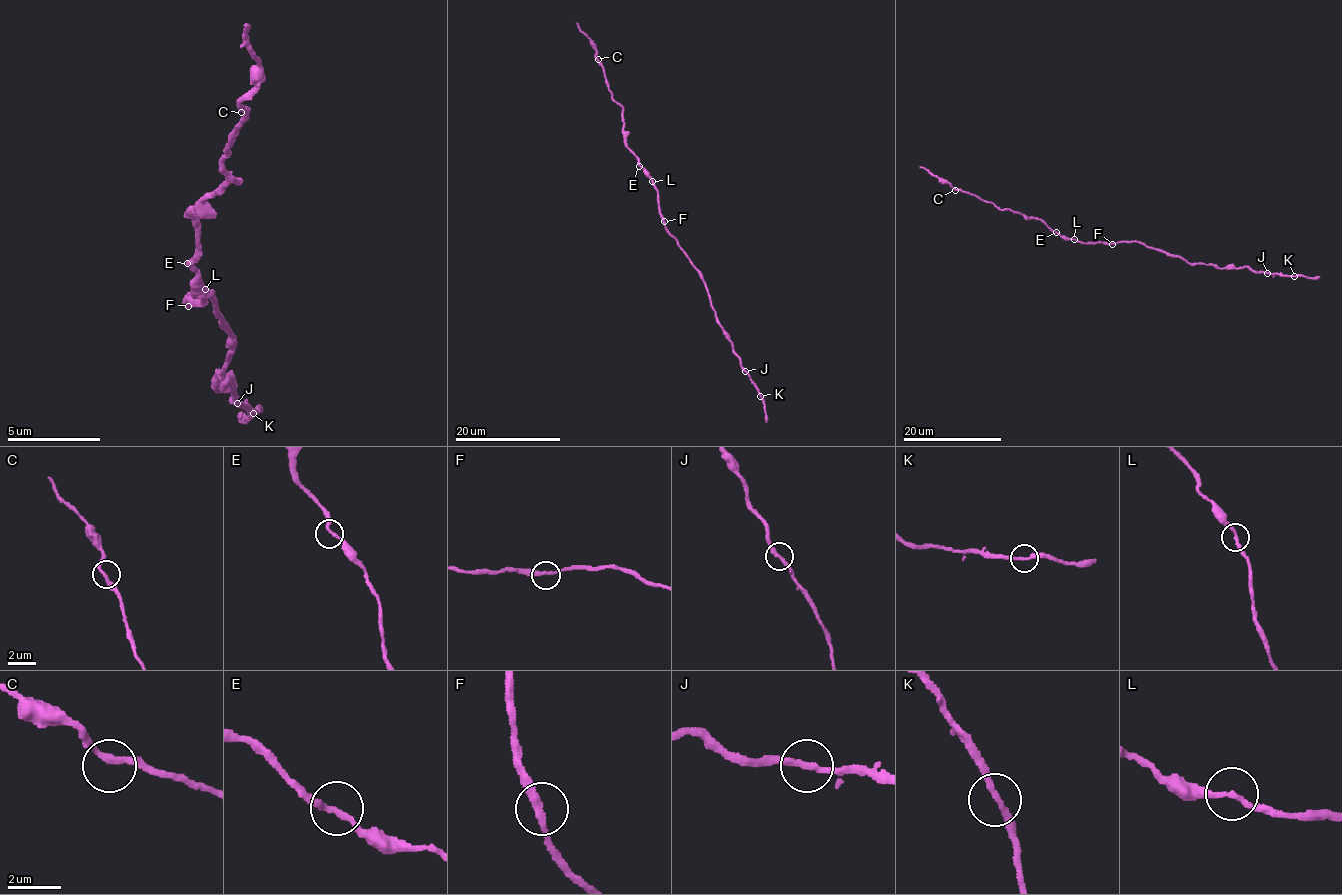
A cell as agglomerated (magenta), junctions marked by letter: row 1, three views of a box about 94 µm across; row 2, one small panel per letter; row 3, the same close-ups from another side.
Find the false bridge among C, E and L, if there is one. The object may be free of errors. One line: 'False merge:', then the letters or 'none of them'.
False merge: none of them

